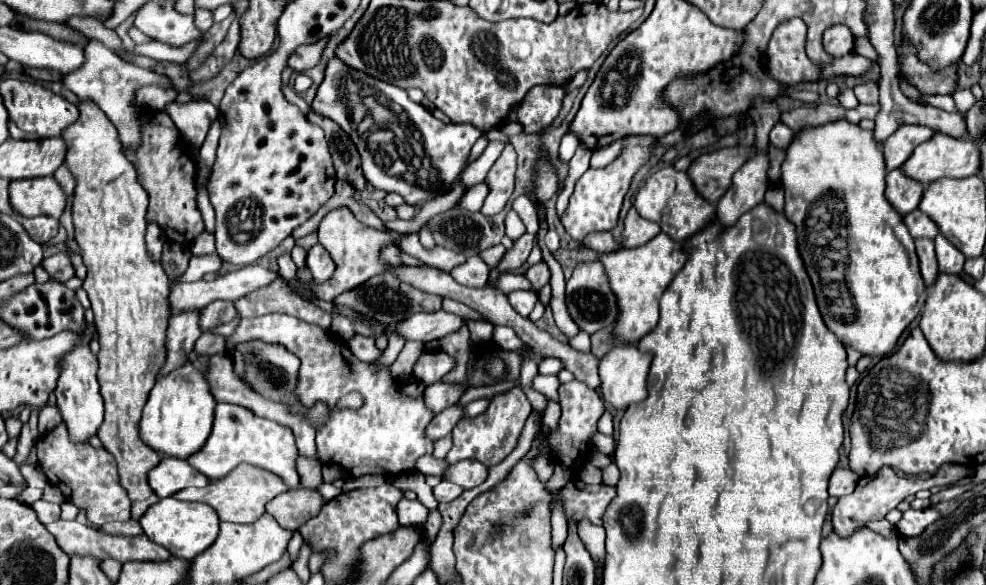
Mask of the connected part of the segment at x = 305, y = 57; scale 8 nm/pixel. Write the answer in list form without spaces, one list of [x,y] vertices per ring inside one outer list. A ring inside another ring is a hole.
[[[326,39],[314,43],[314,45],[302,45],[300,49],[296,49],[296,53],[290,55],[288,67],[294,69],[296,73],[302,73],[302,71],[314,67],[318,63],[318,57],[320,57],[324,45],[326,45]]]

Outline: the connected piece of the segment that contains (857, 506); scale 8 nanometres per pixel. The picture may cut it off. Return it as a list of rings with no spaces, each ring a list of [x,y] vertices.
[[[942,465],[936,475],[928,477],[928,479],[918,479],[918,477],[898,477],[896,471],[892,467],[882,467],[878,473],[874,475],[866,475],[858,481],[854,493],[844,495],[838,499],[836,507],[834,507],[834,531],[836,535],[840,533],[840,537],[850,537],[854,535],[858,529],[864,529],[866,523],[870,521],[878,521],[884,519],[888,511],[892,511],[894,507],[898,507],[898,503],[902,503],[906,497],[914,495],[920,489],[932,489],[932,487],[948,487],[948,485],[956,485],[960,483],[966,475],[970,473],[970,469],[960,467],[960,465]]]

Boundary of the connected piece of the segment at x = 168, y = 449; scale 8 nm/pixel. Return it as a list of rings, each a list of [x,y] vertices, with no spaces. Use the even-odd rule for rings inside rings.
[[[184,365],[168,377],[160,377],[150,391],[146,407],[140,419],[140,439],[160,455],[186,459],[202,449],[212,429],[216,401],[208,389],[198,367]]]

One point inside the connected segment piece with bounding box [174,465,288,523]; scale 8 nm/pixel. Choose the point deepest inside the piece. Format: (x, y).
(239, 498)

